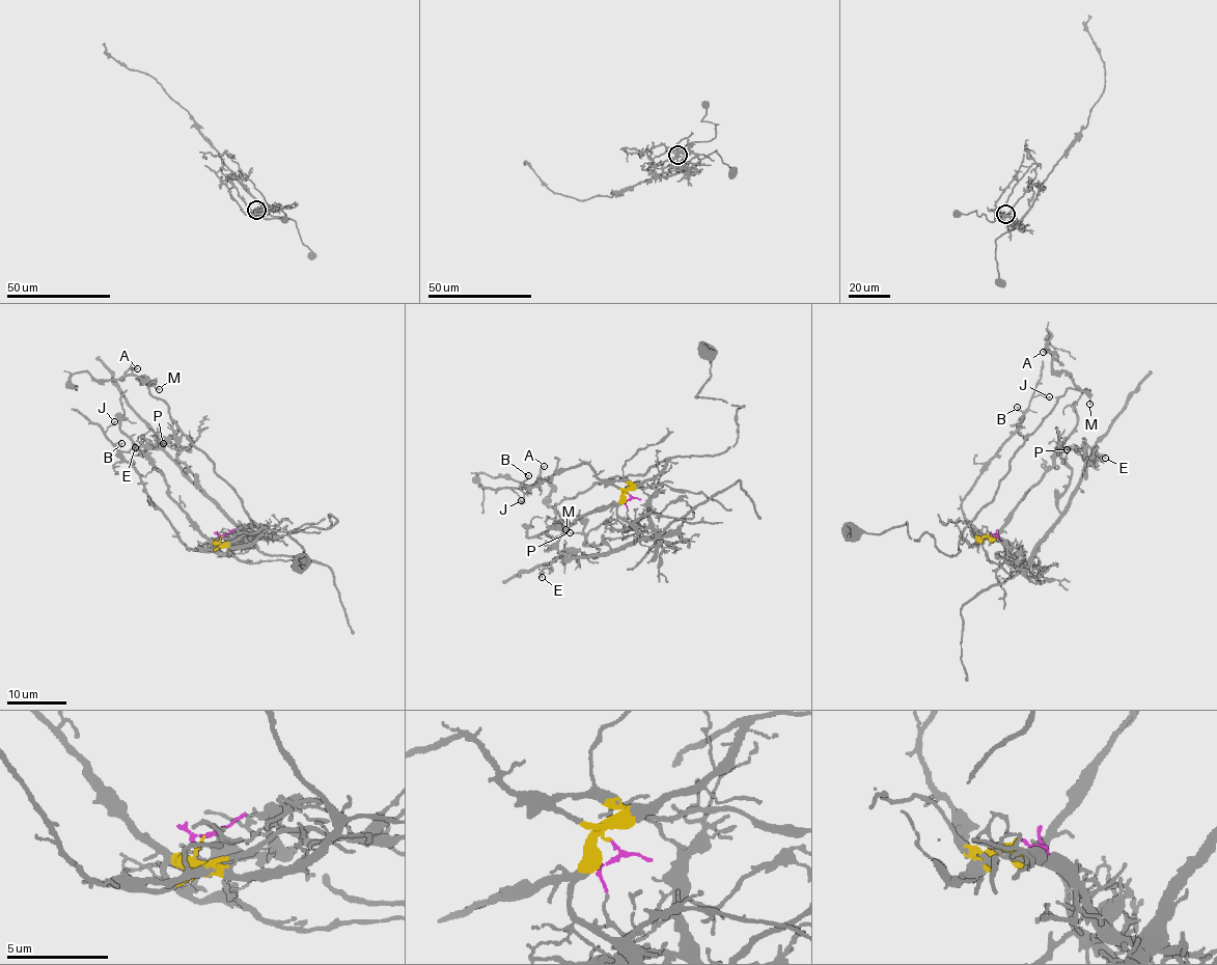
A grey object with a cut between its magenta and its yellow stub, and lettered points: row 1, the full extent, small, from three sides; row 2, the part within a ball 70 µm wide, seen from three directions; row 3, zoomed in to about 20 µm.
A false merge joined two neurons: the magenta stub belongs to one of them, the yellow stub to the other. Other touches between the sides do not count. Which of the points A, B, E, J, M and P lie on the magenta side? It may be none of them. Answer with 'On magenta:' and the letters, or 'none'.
On magenta: E, P

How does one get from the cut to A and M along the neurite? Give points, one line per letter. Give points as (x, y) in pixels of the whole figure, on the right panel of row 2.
A: (990, 532), (973, 546), (963, 538), (1058, 397), (1069, 388), (1084, 391), (1054, 370), (1052, 354), (1042, 352)
M: (990, 532), (973, 546), (963, 538), (1058, 397), (1077, 388), (1090, 405)

